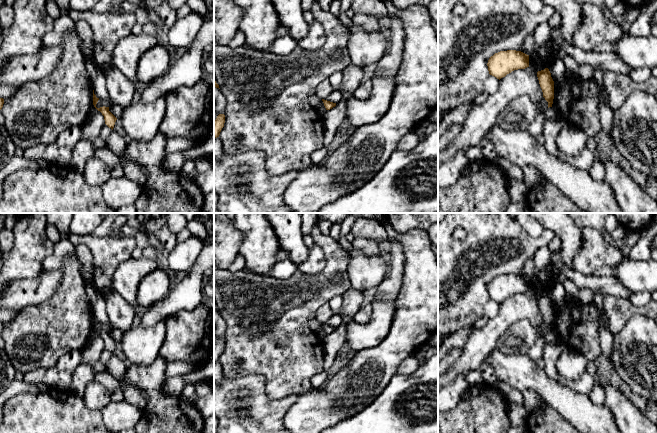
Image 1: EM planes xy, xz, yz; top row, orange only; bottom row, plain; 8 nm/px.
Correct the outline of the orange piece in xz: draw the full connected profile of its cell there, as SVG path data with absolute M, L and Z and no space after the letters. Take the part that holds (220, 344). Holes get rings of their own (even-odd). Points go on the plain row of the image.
M219 338L216 344L214 345L214 363L219 361L220 356L224 351L224 347L225 347L225 339Z

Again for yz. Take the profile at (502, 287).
M516 274L500 275L489 282L487 290L489 298L500 304L514 294L529 291L529 279Z

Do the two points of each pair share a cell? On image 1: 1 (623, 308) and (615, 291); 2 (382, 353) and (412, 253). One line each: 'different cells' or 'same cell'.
1: different cells
2: same cell

